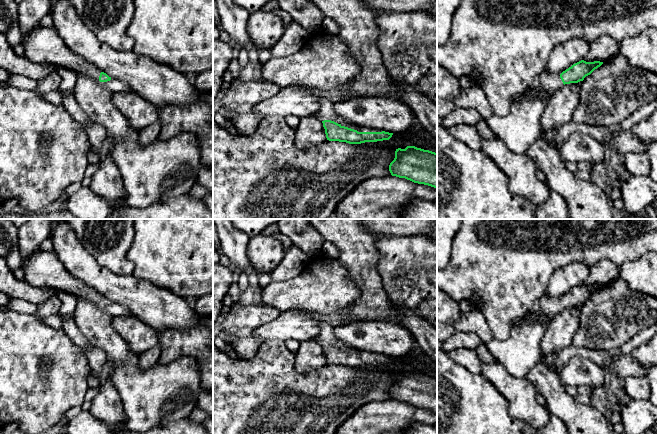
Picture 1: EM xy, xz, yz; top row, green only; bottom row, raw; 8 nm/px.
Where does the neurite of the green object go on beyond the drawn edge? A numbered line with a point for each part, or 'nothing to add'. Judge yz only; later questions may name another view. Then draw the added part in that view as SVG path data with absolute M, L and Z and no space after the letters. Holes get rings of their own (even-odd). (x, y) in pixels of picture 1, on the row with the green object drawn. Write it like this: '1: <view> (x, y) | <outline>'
1: yz (550, 82) | M543 70L540 75L541 87L545 89L545 91L555 92L556 90L563 87L563 82L560 78L560 74L551 74L546 70Z

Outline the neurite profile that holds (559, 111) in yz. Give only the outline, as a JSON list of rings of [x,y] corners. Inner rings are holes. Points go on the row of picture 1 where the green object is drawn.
[[[578,83],[563,85],[553,92],[552,97],[541,117],[541,136],[555,148],[554,129],[563,126],[570,121],[580,99],[580,86]]]

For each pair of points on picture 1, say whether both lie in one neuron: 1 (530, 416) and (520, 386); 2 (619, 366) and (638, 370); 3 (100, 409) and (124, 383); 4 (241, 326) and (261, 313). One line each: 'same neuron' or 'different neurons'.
1: same neuron
2: same neuron
3: different neurons
4: same neuron

